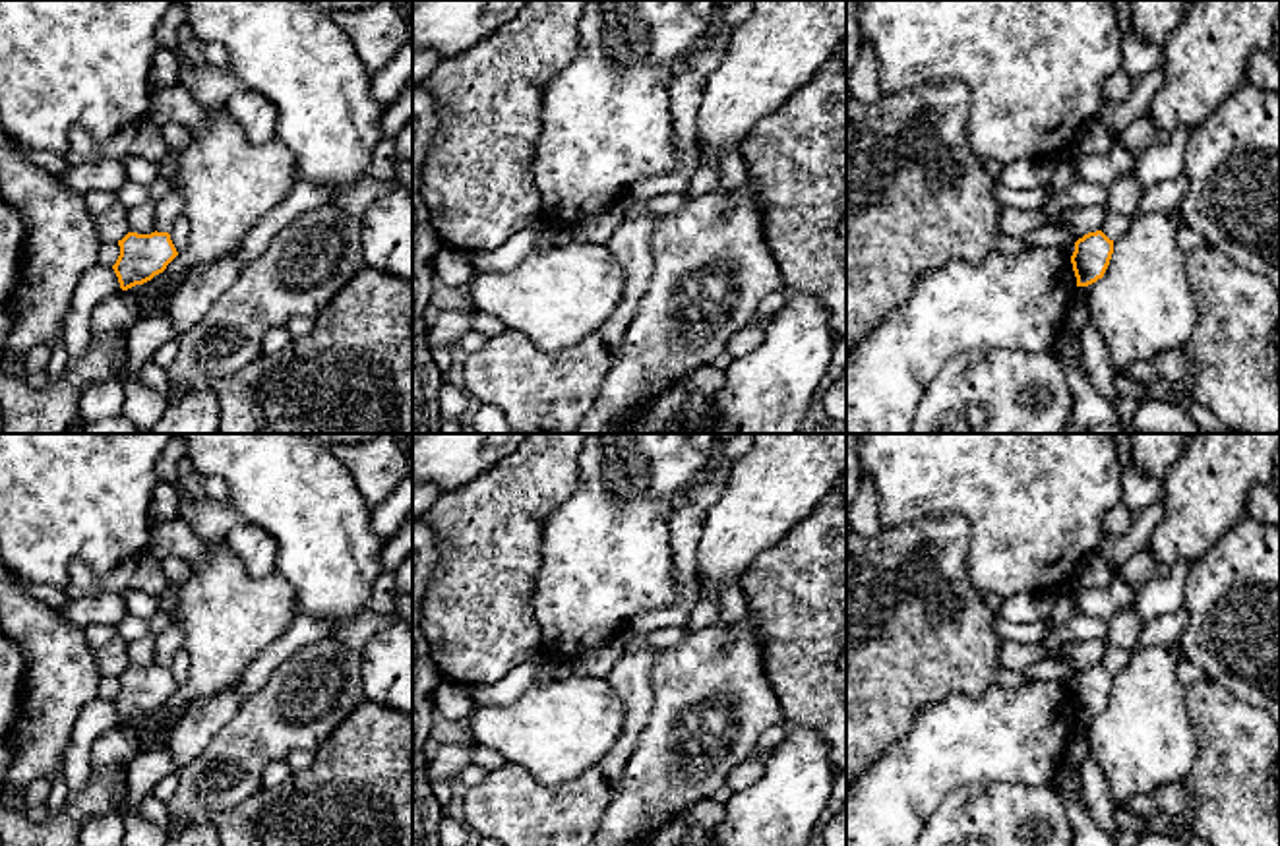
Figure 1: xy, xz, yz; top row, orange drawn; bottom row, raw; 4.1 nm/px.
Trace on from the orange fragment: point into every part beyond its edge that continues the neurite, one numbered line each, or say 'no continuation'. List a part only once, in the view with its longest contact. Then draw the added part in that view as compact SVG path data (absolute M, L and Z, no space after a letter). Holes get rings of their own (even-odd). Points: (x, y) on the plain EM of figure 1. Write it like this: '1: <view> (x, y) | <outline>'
no continuation

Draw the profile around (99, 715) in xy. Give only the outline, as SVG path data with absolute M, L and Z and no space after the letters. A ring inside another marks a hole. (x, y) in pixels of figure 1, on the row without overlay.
M95 697L83 705L72 728L72 741L64 755L64 778L68 794L81 792L91 776L91 747L110 728L120 724L118 710L110 699Z

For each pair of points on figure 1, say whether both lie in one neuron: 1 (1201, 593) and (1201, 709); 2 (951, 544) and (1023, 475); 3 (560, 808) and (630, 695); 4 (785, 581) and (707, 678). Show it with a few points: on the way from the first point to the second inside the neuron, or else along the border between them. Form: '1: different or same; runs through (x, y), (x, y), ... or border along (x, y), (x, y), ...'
1: different; border along (1207, 674), (1244, 701)
2: different; border along (926, 515), (961, 515), (967, 521), (969, 572)
3: same; runs through (589, 783), (622, 750), (632, 725)
4: different; border along (748, 606), (756, 618), (763, 663)

